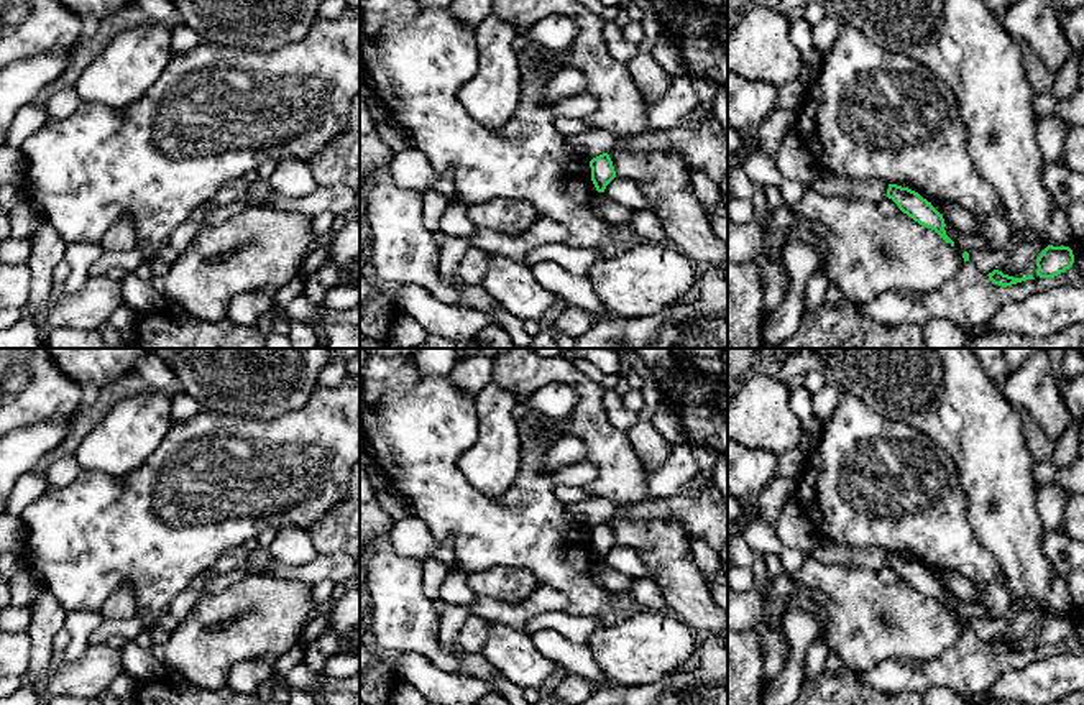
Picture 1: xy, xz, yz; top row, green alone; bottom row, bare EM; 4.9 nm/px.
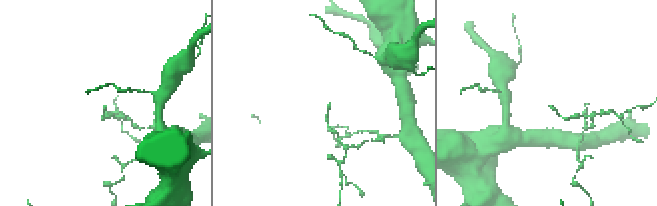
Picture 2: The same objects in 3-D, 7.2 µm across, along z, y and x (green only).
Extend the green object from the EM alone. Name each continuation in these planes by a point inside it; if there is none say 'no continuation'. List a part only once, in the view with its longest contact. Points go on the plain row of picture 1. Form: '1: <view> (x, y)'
no continuation

